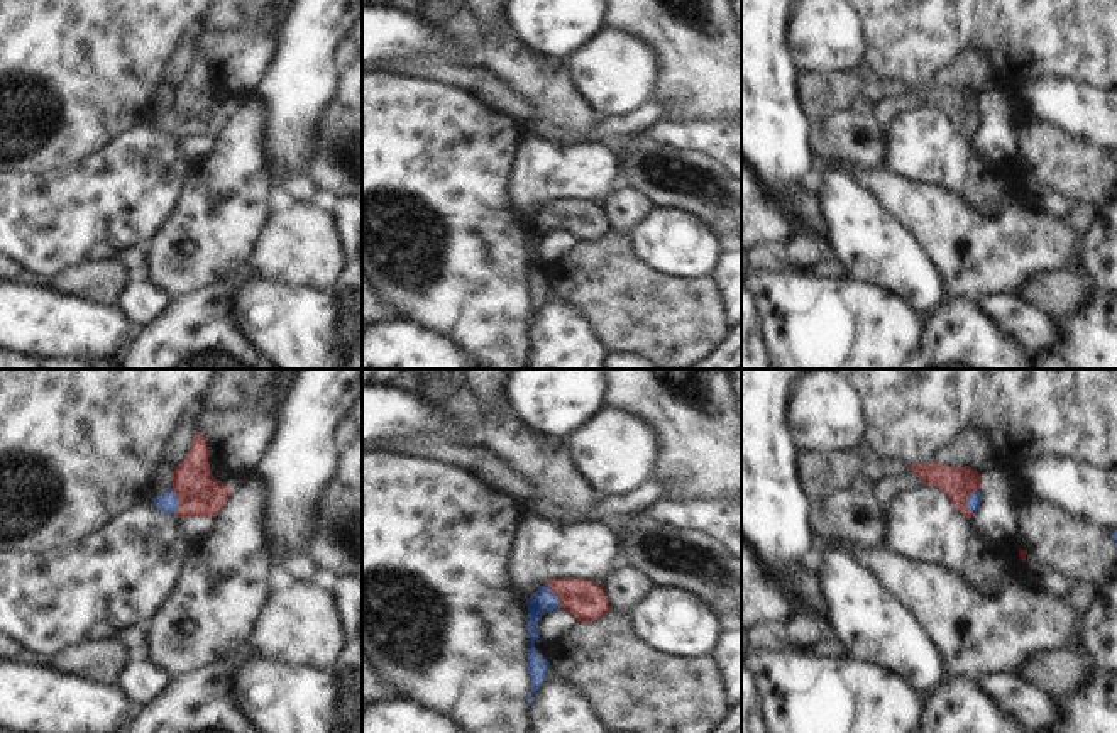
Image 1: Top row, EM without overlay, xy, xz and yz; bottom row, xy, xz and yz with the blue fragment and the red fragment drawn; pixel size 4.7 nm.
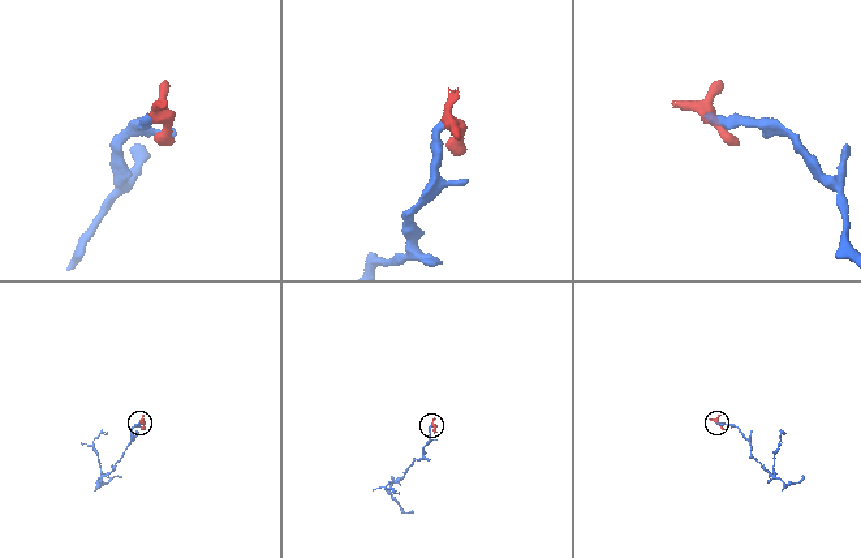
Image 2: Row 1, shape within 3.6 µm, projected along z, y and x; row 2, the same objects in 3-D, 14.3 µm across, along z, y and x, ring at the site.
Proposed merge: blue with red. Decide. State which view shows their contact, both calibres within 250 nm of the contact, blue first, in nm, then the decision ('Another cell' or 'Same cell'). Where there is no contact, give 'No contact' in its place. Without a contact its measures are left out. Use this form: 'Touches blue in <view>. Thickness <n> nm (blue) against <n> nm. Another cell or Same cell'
Touches blue in yz. Thickness 60 nm (blue) against 160 nm. Same cell.

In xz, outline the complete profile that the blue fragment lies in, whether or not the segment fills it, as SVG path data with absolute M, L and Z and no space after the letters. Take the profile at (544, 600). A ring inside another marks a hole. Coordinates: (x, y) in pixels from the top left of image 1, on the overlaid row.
M553 577L548 579L528 601L528 638L531 648L528 650L528 674L531 682L526 704L531 706L531 699L538 687L543 684L550 664L535 648L538 635L538 620L557 608L564 608L574 615L579 621L594 621L611 609L611 604L604 594L603 584L587 581L584 577Z

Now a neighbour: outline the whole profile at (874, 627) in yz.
M845 548L816 550L828 620L846 655L902 677L924 701L949 677L912 613Z

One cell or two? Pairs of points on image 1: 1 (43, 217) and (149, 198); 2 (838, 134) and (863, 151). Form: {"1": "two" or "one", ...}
{"1": "one", "2": "one"}

